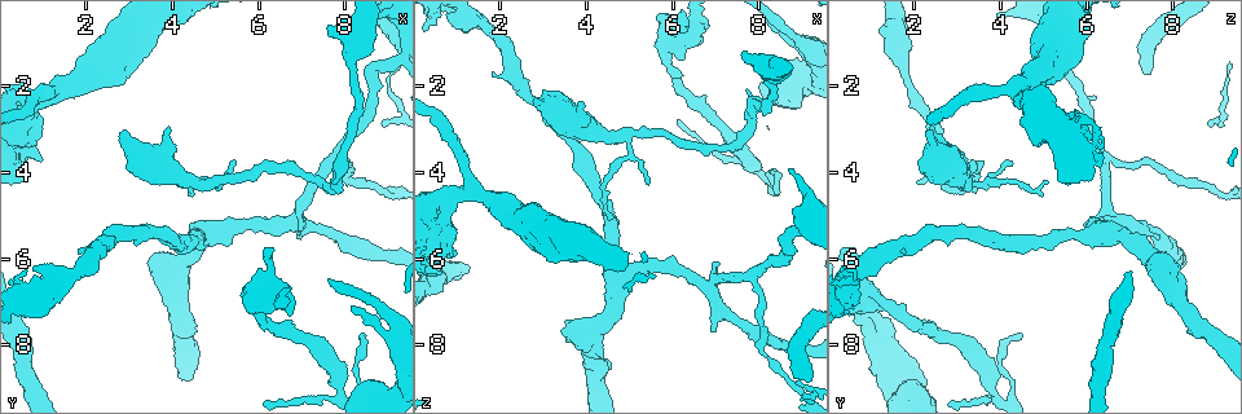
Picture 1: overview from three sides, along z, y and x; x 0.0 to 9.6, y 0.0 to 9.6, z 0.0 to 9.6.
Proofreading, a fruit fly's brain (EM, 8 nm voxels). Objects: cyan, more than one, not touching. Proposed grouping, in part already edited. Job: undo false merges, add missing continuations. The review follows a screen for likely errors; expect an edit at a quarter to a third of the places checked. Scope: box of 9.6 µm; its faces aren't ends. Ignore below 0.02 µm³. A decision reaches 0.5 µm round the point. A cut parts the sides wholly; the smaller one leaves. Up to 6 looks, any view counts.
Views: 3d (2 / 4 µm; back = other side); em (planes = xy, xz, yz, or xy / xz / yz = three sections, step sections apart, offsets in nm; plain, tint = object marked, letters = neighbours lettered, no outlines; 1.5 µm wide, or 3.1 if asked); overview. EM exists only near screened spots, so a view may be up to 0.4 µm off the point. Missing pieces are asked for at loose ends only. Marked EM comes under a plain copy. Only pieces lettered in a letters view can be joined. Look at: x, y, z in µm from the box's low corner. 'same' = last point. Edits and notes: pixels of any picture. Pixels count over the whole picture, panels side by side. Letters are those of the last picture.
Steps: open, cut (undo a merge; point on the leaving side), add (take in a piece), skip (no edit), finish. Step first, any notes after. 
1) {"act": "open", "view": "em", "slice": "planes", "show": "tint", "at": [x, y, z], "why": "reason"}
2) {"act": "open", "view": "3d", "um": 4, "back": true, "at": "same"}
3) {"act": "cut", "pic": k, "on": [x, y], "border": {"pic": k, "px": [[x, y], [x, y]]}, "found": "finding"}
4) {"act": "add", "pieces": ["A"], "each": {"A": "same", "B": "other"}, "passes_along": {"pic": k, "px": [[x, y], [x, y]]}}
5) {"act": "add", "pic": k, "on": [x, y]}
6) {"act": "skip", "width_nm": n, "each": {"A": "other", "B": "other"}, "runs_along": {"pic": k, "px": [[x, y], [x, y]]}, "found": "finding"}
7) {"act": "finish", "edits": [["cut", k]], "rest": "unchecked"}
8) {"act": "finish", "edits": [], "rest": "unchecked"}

{"act": "open", "view": "em", "slice": "xy", "step": 4, "show": "tint", "at": [4.85, 4.35, 3.20], "why": "a narrow waist"}

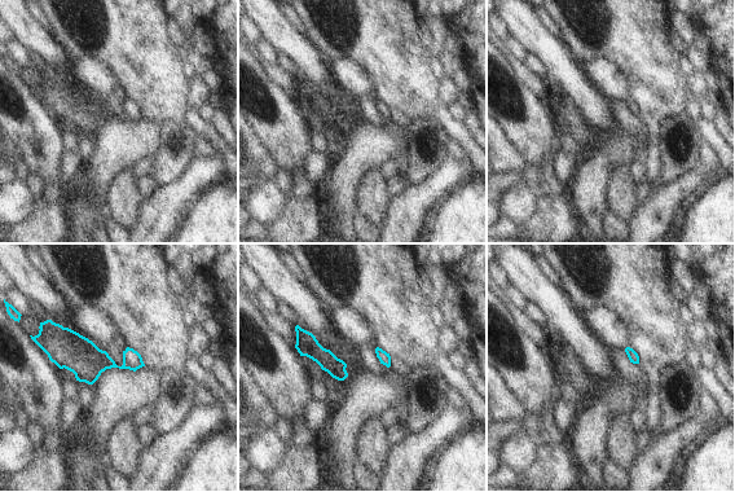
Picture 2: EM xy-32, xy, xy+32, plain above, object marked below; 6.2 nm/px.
{"act": "open", "view": "em", "slice": "yz", "step": 8, "show": "letters", "at": "same"}

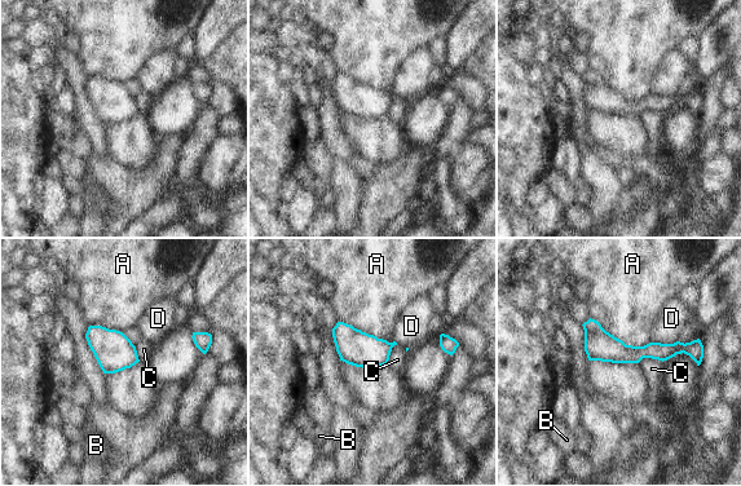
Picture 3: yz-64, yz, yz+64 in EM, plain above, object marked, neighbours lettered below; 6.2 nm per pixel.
{"act": "skip", "longest_contact_nm": ["A", 420], "each": {"A": "other", "B": "other", "C": "other", "D": "other"}, "found": "one cell here"}

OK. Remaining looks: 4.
{"act": "open", "view": "em", "slice": "planes", "show": "letters", "at": [8.80, 7.55, 0.90], "why": "calibre changes"}

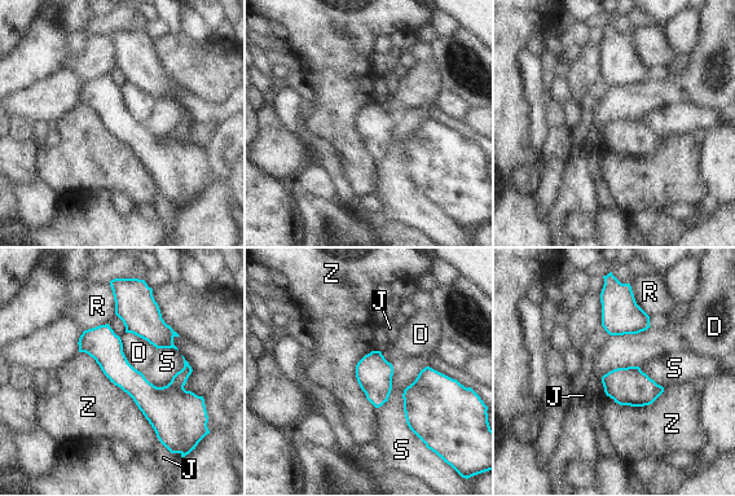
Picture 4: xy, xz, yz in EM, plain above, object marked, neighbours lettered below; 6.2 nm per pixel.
{"act": "skip", "each": {"D": "other", "J": "other", "R": "other", "S": "other", "Z": "other"}, "found": "one cell here"}

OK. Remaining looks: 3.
{"act": "open", "view": "em", "slice": "yz", "step": 8, "show": "letters", "at": [6.95, 5.45, 7.70], "why": "free end"}

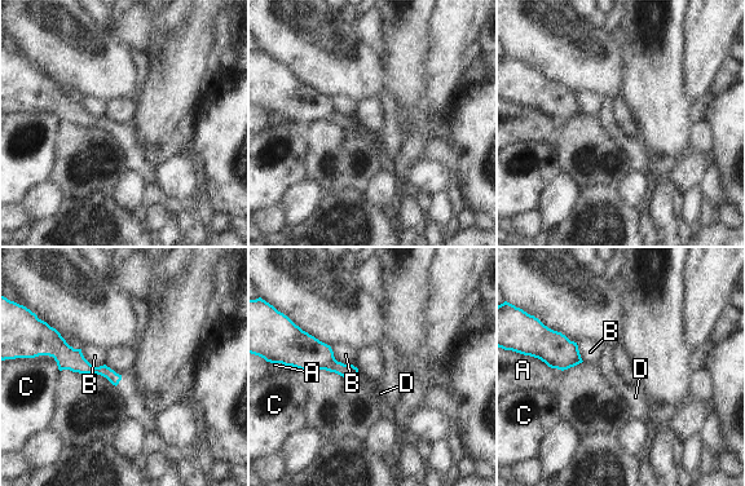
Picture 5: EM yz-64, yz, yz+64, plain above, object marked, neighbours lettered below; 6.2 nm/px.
{"act": "open", "view": "em", "slice": "xz", "step": 8, "show": "letters", "at": "same", "why": "cut it another way"}

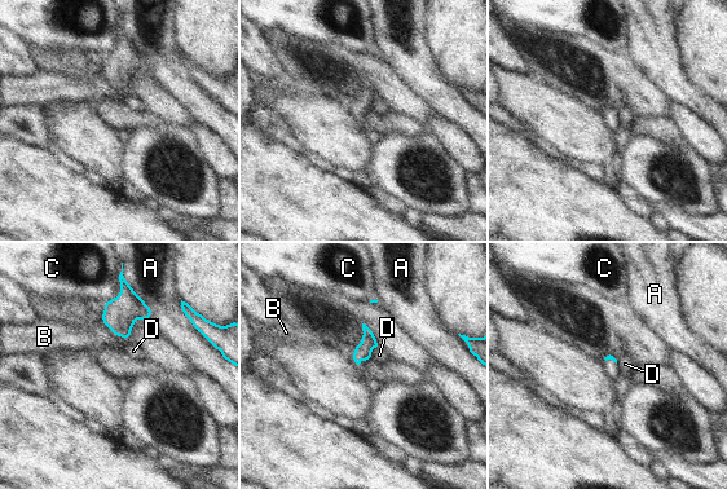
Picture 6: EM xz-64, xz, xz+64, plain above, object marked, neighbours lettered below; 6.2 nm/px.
{"act": "skip", "each": {"A": "other", "B": "other", "C": "other", "D": "other"}, "border": {"pic": 6, "px": [[378, 346], [369, 357]]}, "found": "no lettered piece goes on from it"}

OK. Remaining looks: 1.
{"act": "finish", "edits": [], "rest": "unchecked"}

